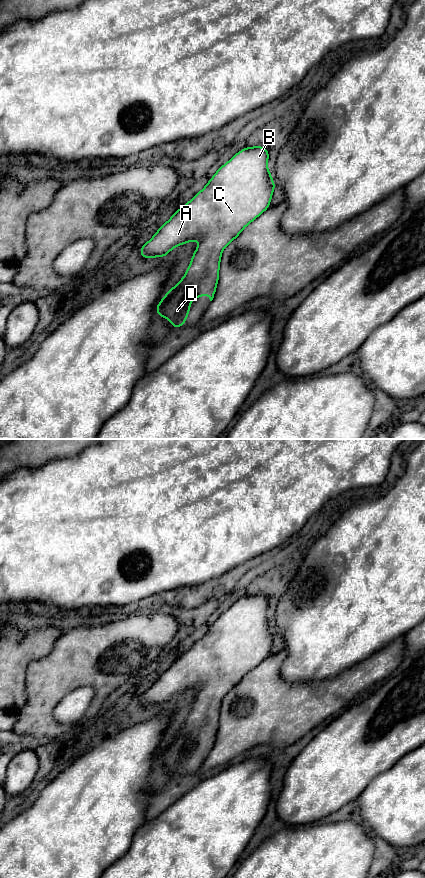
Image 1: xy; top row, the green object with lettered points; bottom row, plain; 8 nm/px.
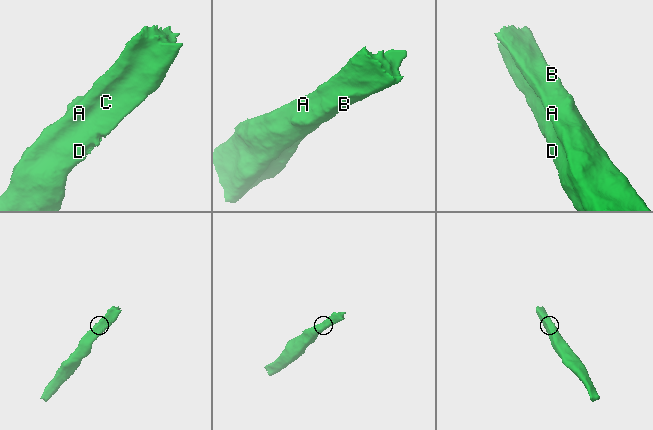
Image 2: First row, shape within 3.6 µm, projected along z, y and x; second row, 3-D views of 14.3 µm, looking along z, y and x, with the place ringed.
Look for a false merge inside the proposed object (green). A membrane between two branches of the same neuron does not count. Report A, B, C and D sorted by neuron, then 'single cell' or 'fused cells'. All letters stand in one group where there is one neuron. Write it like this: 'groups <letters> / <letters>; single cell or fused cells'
groups A B C D; single cell

